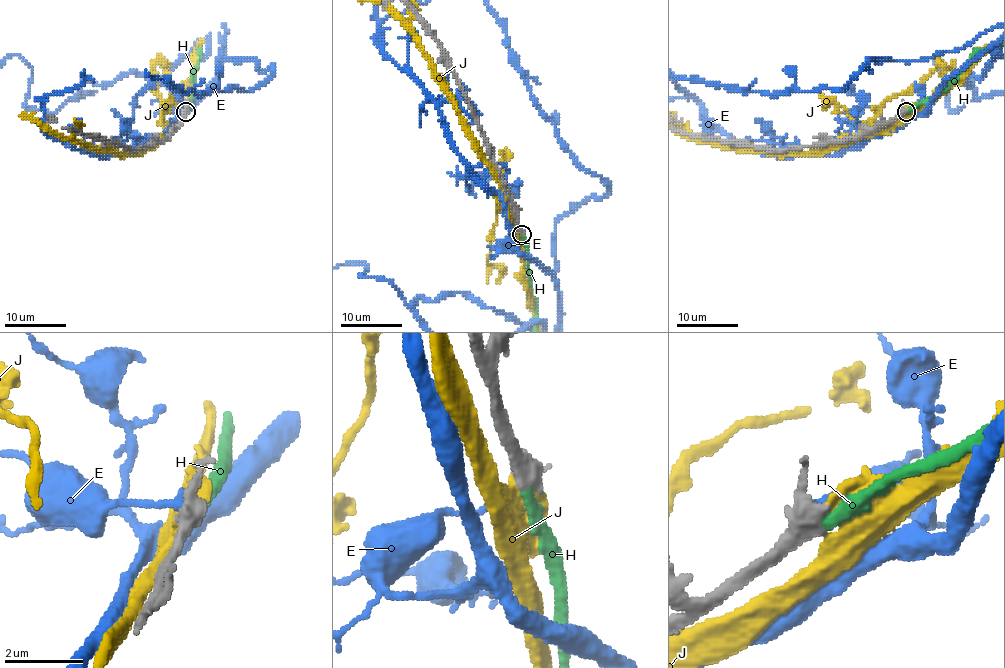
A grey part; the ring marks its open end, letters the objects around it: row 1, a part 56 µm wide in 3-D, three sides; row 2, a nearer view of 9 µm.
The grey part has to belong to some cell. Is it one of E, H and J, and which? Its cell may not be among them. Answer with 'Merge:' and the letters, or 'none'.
Merge: H

